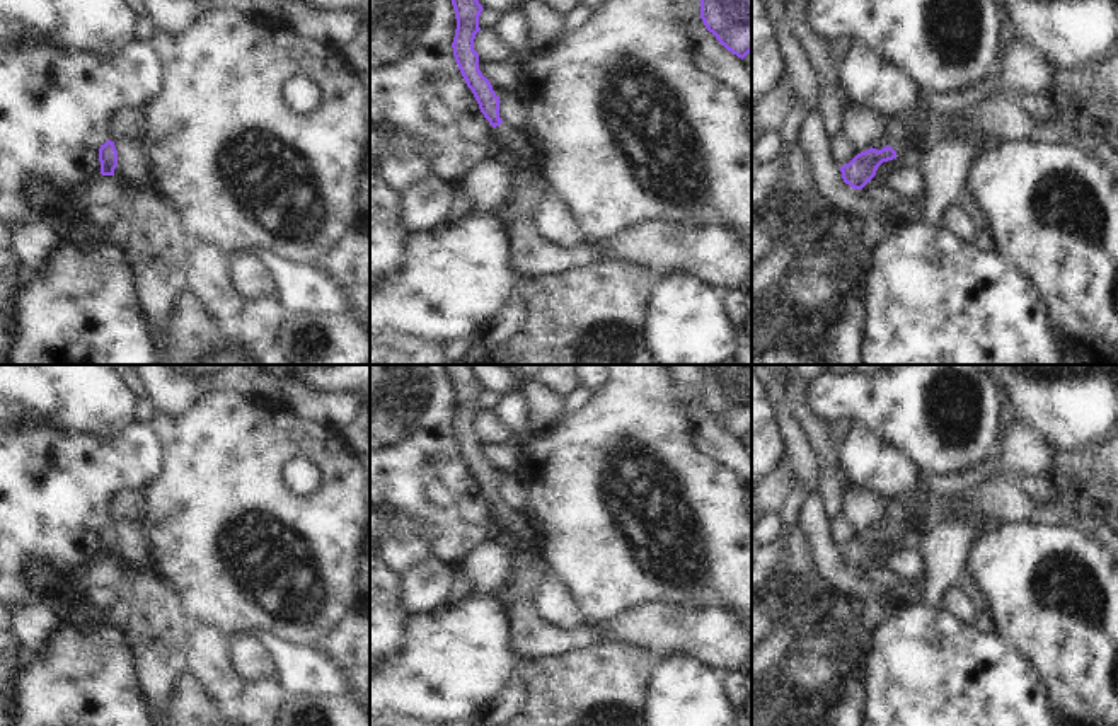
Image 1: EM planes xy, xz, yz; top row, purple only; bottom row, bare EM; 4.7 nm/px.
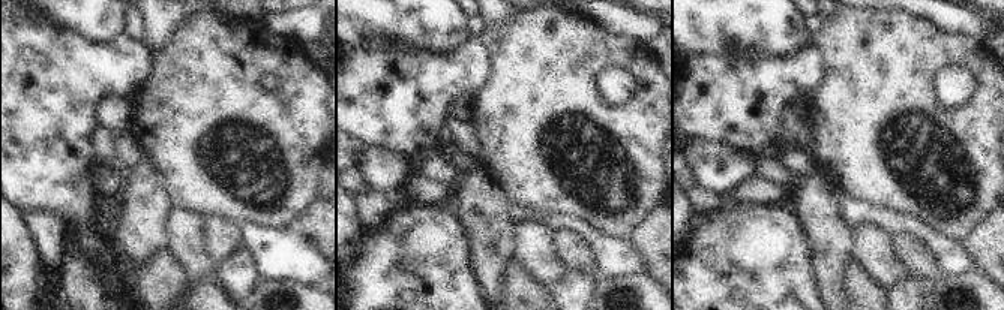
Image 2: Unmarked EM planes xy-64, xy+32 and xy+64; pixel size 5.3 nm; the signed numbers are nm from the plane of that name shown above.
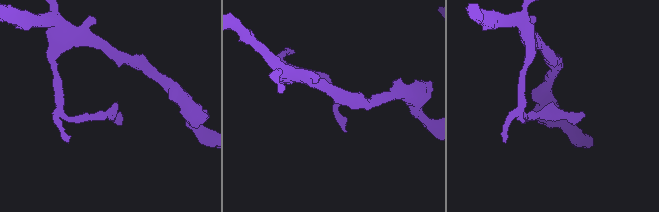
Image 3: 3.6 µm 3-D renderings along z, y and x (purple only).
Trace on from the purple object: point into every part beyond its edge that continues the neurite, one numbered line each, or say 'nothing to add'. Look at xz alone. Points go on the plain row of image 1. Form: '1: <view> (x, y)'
nothing to add

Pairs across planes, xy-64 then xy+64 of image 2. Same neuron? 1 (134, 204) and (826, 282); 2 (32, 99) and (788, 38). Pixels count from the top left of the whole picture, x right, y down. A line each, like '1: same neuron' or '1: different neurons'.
1: same neuron
2: different neurons

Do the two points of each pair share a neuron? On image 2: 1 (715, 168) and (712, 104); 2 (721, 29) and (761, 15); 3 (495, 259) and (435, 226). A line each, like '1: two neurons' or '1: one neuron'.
1: two neurons
2: one neuron
3: two neurons

